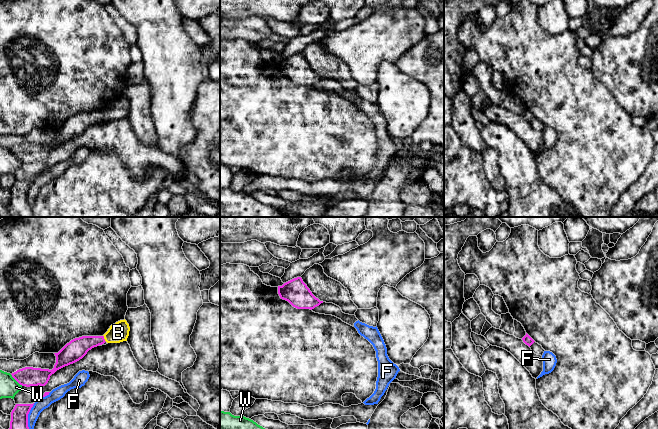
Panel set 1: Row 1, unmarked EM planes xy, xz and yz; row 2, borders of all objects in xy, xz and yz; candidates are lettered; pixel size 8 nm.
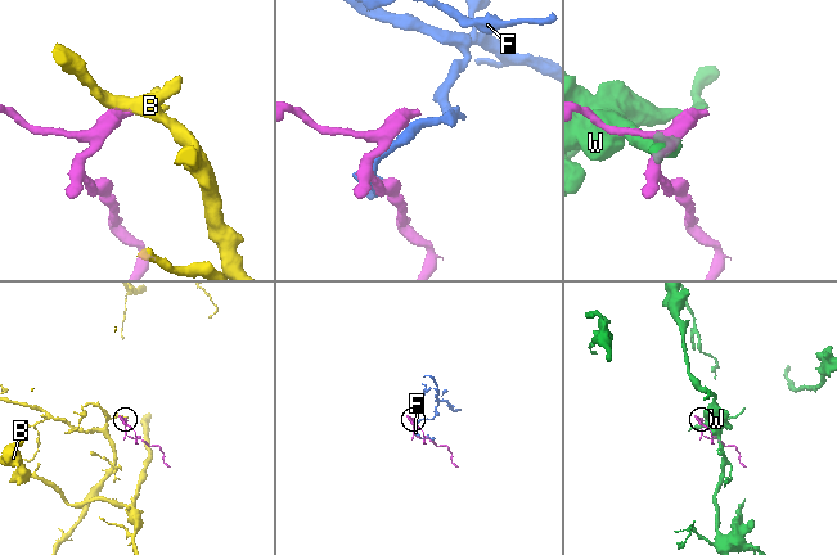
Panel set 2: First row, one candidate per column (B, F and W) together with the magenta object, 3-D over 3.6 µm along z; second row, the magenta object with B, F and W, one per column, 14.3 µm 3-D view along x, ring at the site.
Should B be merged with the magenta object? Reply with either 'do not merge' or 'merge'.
merge

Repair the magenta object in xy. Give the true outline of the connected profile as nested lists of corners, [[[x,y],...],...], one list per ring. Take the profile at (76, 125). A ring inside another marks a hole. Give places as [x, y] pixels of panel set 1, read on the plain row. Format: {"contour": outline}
{"contour": [[[120,96],[111,101],[103,112],[82,112],[67,119],[56,132],[56,139],[52,146],[25,143],[12,149],[12,153],[22,162],[45,162],[52,150],[57,146],[73,140],[82,135],[89,126],[107,119],[120,119],[127,117],[130,103],[127,97]]]}

